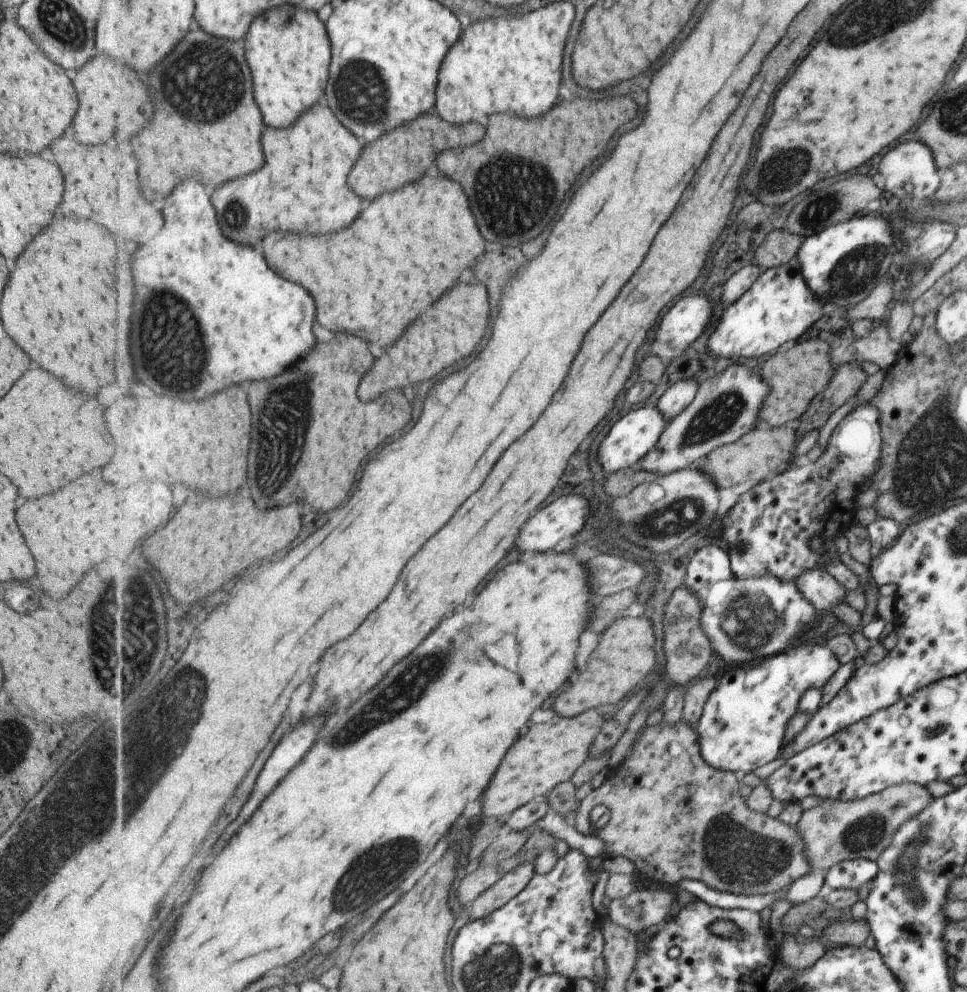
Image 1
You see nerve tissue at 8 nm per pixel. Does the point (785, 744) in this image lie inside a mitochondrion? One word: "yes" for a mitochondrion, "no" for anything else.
no

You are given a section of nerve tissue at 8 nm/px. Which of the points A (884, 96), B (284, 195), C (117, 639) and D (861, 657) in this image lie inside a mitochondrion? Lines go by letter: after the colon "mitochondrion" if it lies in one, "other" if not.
A: other
B: other
C: mitochondrion
D: other

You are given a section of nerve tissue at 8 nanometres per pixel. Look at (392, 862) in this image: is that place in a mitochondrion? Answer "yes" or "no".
yes

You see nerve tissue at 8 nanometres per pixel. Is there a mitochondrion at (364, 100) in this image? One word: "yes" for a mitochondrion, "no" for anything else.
yes

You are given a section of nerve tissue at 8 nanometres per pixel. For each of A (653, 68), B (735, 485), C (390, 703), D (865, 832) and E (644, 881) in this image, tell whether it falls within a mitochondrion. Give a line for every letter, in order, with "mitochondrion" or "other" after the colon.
A: other
B: other
C: mitochondrion
D: mitochondrion
E: other

